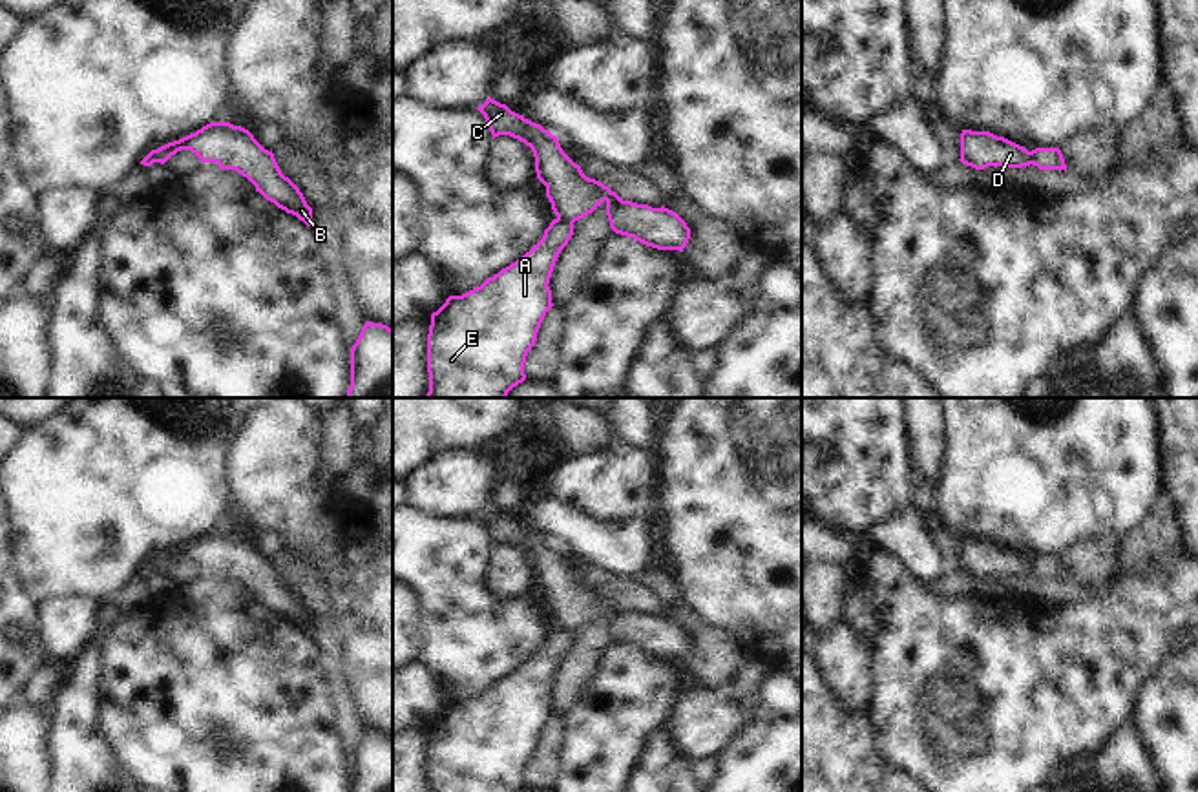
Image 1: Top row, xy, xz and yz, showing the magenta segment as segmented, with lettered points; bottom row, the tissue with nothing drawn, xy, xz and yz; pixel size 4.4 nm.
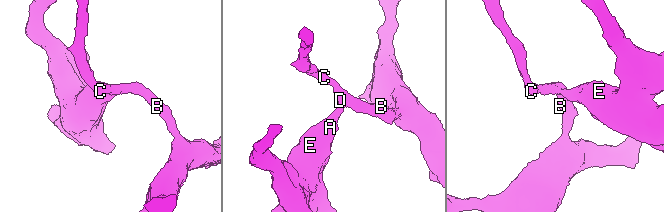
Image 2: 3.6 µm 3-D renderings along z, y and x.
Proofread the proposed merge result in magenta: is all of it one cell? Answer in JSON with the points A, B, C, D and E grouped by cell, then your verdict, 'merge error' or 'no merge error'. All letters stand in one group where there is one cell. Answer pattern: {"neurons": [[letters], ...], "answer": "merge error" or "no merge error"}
{"neurons": [["A", "E"], ["B", "C", "D"]], "answer": "merge error"}

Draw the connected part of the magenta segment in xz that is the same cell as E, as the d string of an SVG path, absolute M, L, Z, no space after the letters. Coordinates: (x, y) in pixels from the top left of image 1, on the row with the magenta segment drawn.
M553 219L542 239L520 259L488 277L480 287L449 296L431 314L427 334L427 398L506 398L526 380L526 356L537 341L546 312L553 307L548 287L561 250L573 235L573 223Z

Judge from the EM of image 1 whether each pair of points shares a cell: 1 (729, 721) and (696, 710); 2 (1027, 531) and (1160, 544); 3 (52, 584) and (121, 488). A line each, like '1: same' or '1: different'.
1: same
2: different
3: same

